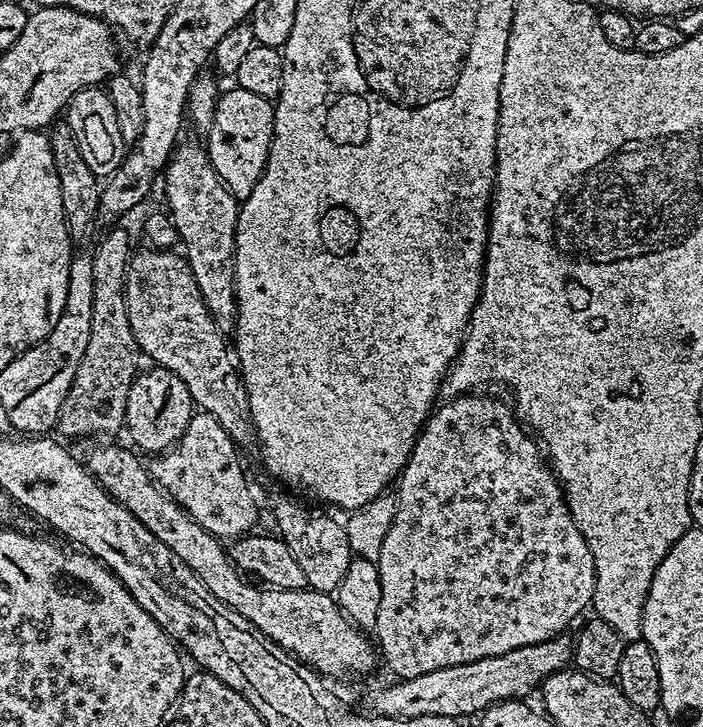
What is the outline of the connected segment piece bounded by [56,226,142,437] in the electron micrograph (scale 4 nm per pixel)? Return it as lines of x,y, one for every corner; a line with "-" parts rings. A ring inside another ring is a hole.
112,226
108,233
97,242
92,252
94,262
94,310
90,318
90,342
78,374
70,382
70,394
62,402
60,415
56,417
59,435
92,436
95,432
116,432
125,427
127,396
132,381
141,367
142,353
130,330
130,314
126,310
126,274
128,260
134,251
132,240
124,228

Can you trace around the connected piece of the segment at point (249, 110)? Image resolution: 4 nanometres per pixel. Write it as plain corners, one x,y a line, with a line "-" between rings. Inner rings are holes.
232,86
229,92
219,93
212,124
206,130
206,147
218,178
237,202
247,198
264,172
270,154
275,117
273,101
250,94
250,90

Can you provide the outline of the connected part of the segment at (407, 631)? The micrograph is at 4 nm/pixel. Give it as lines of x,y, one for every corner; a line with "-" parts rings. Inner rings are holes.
465,394
449,399
444,405
440,404
421,428
408,464
398,477
400,492
396,517
386,534
386,542
382,542
380,559
375,561
380,571
381,602
374,627
379,655
383,663
385,660
392,667
391,675
396,678
414,678
418,674
428,674
430,670
442,670
442,666
478,662
482,658
518,650
527,644
551,640
561,635
567,629
564,627
584,607
587,609
591,605
596,589
595,556
579,524
572,517
564,489
556,473
546,463
541,445
526,431
511,403
503,404
492,396
480,395
484,394

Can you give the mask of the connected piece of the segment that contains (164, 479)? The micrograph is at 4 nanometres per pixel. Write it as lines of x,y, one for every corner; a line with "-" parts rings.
196,410
180,440
159,453
153,459
156,461
151,461
150,475
211,536
237,538
257,527
256,500
248,489
239,455
236,444
230,434
222,430
218,418
209,412

